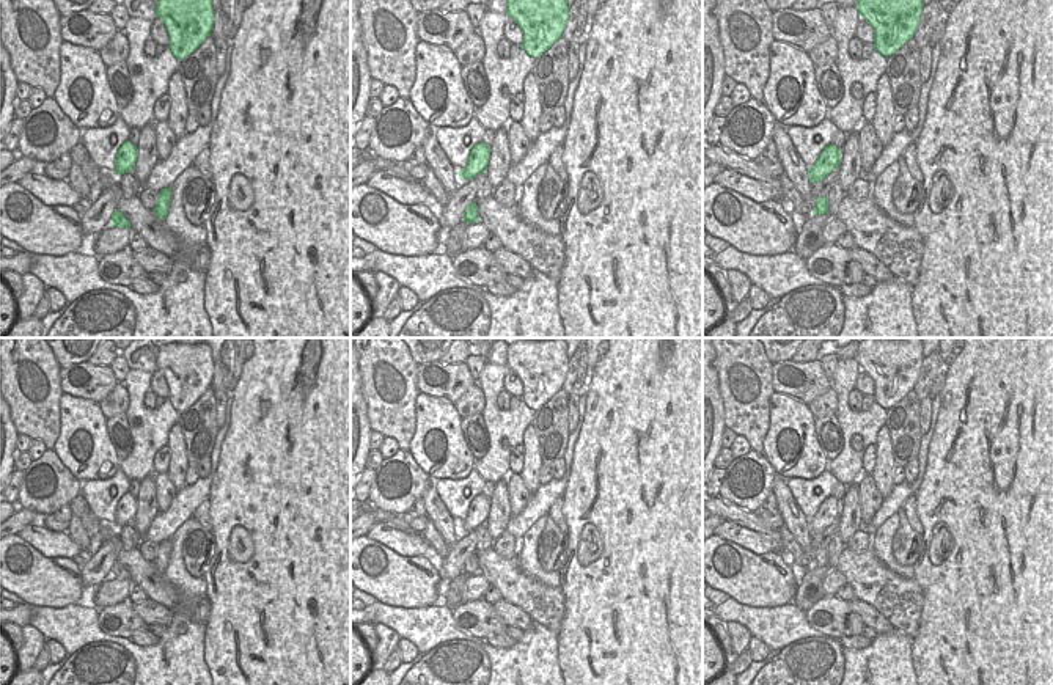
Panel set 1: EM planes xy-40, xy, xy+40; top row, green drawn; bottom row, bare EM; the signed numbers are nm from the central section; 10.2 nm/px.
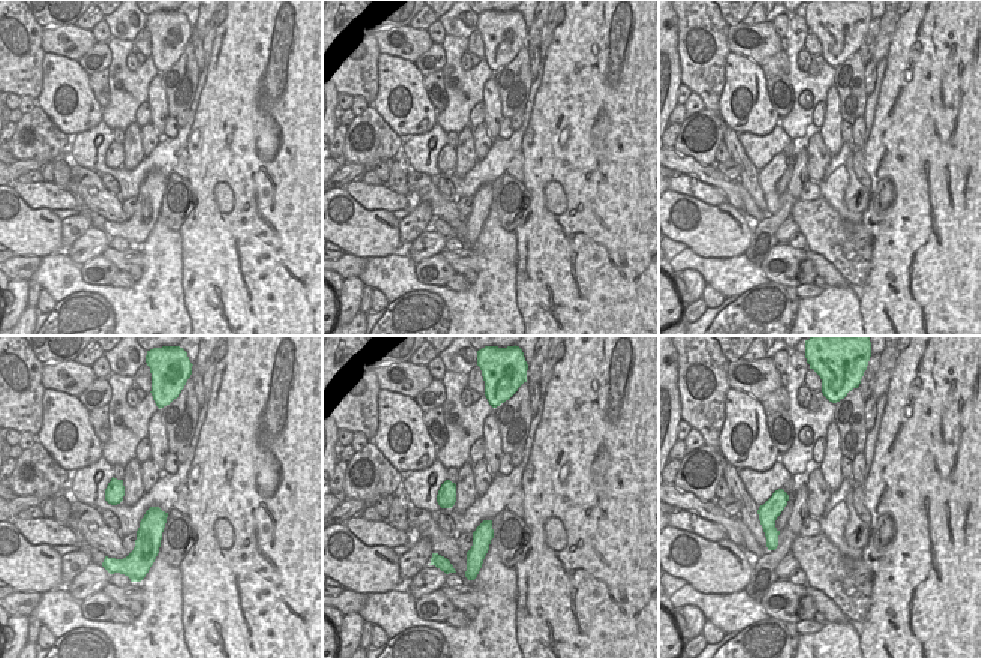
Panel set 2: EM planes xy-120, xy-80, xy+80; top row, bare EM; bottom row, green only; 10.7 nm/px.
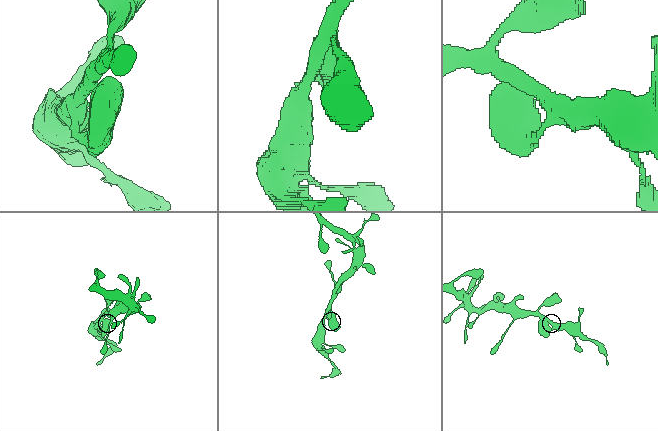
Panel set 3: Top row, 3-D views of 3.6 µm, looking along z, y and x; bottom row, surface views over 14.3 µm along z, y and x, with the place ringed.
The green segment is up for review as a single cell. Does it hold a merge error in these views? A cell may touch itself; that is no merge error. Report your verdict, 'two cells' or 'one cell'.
one cell

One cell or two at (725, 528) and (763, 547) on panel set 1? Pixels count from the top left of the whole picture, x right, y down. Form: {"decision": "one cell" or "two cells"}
{"decision": "one cell"}

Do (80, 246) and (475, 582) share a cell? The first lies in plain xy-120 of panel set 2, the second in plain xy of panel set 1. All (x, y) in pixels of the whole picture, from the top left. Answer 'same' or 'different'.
same

